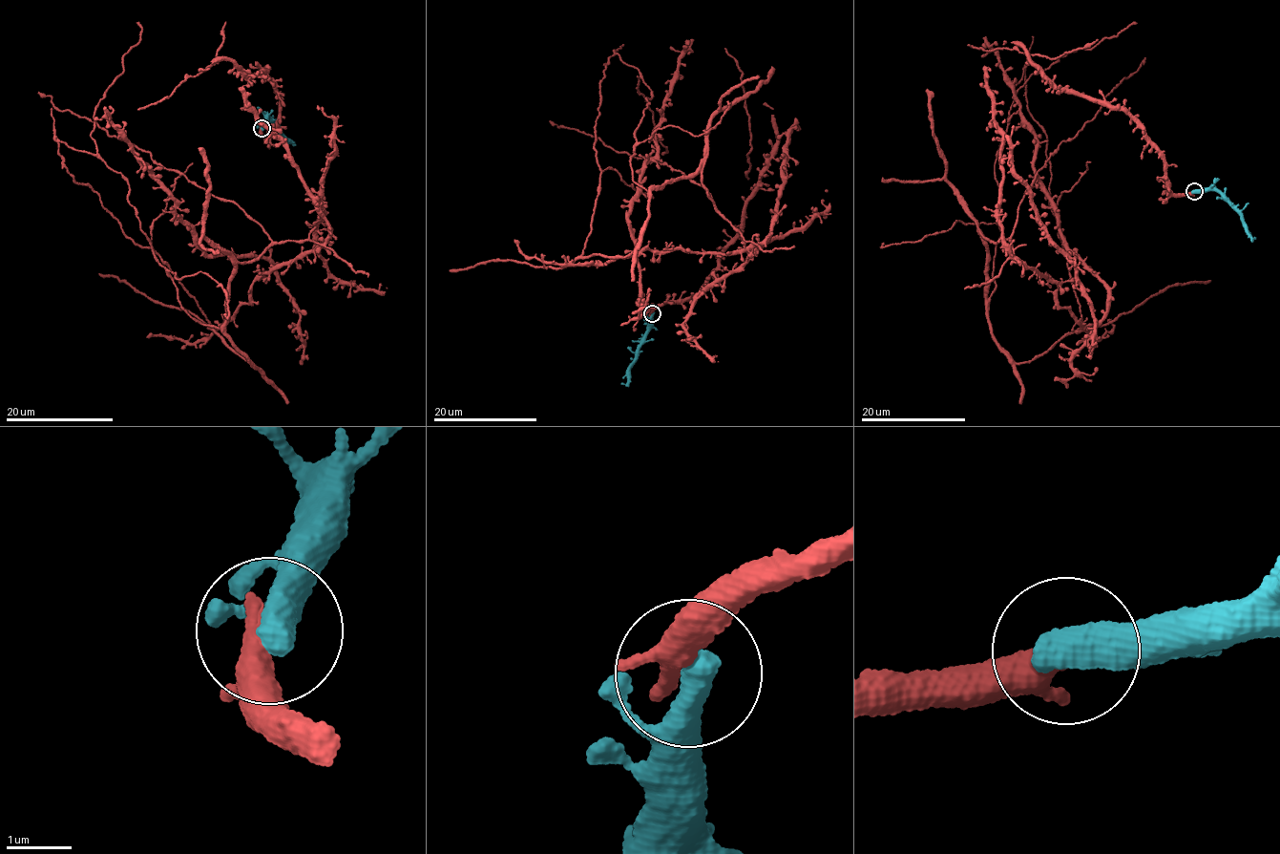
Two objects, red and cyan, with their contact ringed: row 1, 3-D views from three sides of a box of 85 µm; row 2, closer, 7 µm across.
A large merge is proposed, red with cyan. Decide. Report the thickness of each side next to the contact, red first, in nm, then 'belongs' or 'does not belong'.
calibres 340 and 550 nm; belongs

